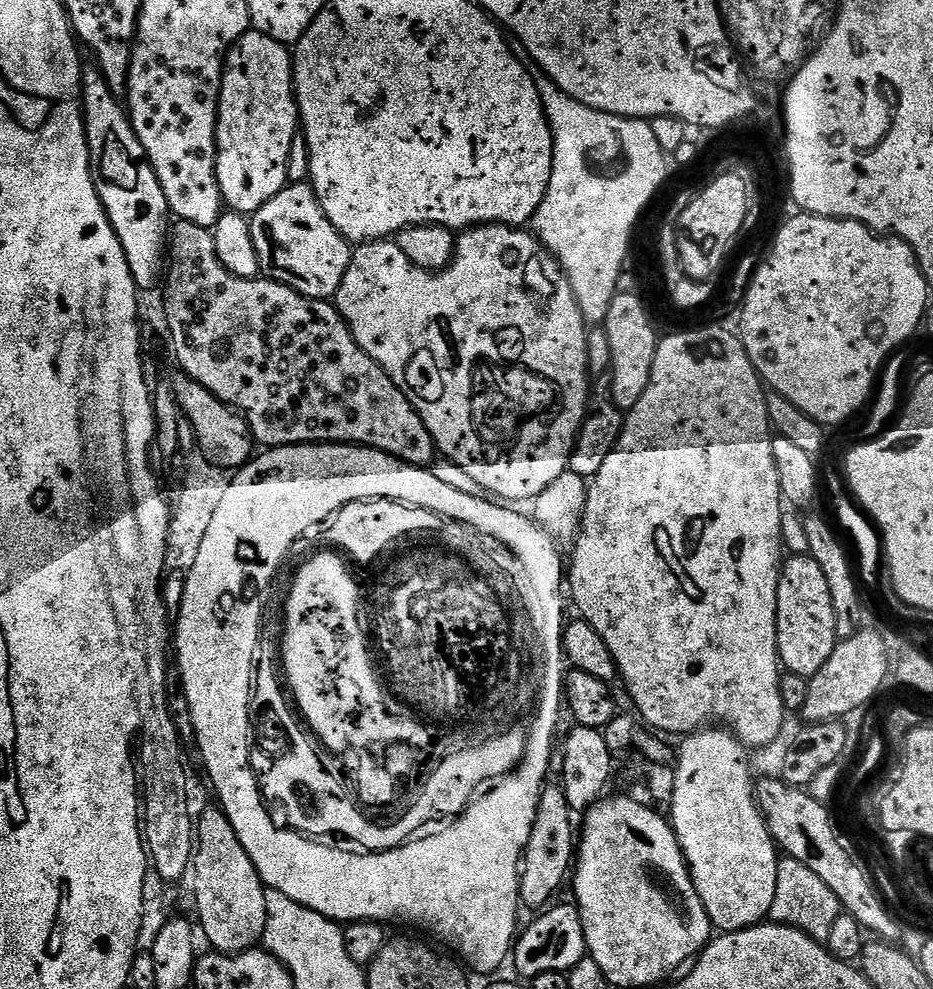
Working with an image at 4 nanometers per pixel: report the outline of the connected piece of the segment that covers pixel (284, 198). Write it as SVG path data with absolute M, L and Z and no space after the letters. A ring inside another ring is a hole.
M285 190L270 198L258 213L258 219L268 224L272 260L280 264L282 271L289 272L287 283L303 296L310 300L328 300L335 292L337 295L341 291L344 276L354 260L353 249L352 252L348 249L351 247L343 233L321 214L322 209L315 199L295 200L290 192Z

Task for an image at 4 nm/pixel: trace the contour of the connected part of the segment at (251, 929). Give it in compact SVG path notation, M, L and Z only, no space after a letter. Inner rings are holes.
M208 806L199 813L198 847L194 852L194 872L196 868L196 912L200 915L200 924L206 928L206 936L220 954L235 954L253 951L263 941L268 930L269 893L260 878L260 872L254 866L251 854L242 846L234 826L220 806Z

